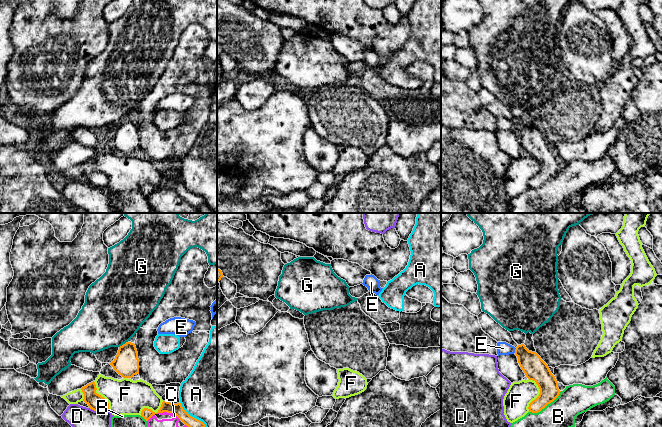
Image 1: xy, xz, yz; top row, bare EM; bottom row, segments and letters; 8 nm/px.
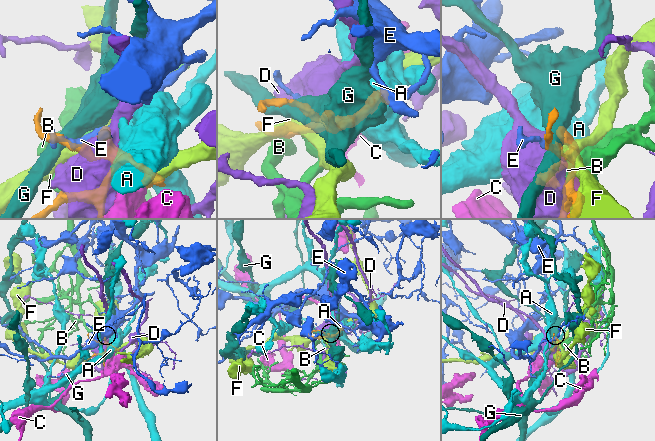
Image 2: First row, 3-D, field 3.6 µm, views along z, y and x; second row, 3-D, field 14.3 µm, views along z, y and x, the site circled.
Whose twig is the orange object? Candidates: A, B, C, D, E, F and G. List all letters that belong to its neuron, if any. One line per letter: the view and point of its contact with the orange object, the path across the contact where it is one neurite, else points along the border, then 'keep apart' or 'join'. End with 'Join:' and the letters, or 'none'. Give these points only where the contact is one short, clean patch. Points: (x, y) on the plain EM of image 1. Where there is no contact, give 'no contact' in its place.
A: meets orange in xy at (191, 192); keep apart
B: meets orange in yz at (545, 182); keep apart
C: meets orange in xy at (169, 188); keep apart
D: meets orange in xy at (99, 187); keep apart
E: meets orange in yz at (515, 126); keep apart
F: meets orange in yz at (540, 169); keep apart
G: meets orange in xy at (123, 120); border along xy (127, 117), (119, 123); keep apart
Join: none

